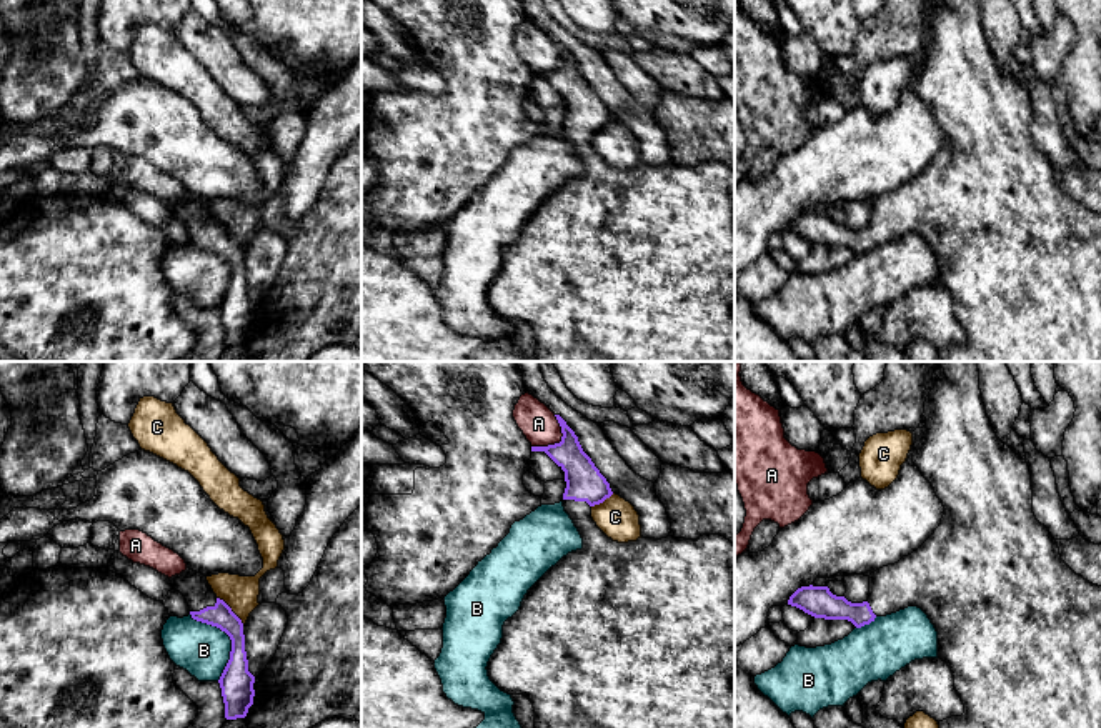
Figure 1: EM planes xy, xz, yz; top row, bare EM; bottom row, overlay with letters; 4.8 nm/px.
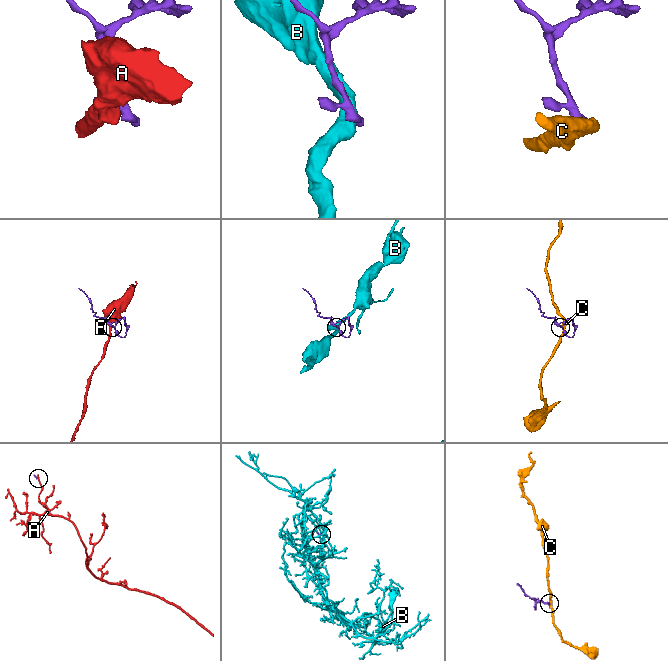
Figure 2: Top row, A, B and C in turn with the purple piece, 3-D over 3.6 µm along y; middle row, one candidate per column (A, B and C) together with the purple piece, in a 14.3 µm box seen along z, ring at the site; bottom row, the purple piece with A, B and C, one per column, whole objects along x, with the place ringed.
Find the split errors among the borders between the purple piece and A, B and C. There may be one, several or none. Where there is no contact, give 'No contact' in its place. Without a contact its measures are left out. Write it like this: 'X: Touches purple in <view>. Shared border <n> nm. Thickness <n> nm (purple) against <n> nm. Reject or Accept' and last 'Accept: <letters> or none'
A: Touches purple in xz. Shared border 200 nm. Thickness 180 nm (purple) against 180 nm. Reject
B: Touches purple in xy. Shared border 360 nm. Thickness 160 nm (purple) against 260 nm. Reject
C: Touches purple in xy. Shared border 190 nm. Thickness 120 nm (purple) against 170 nm. Reject
Accept: none

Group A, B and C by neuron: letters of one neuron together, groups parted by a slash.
A / B / C

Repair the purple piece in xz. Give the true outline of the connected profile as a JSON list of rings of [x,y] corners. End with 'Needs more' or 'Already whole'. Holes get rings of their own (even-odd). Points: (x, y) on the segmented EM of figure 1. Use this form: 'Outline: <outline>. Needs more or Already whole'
Outline: [[[560,415],[555,416],[561,426],[561,441],[531,446],[531,451],[545,451],[565,471],[563,506],[583,538],[583,548],[568,553],[551,566],[528,590],[520,610],[505,621],[501,643],[486,666],[490,680],[501,691],[523,695],[533,703],[535,728],[735,728],[735,688],[731,686],[735,678],[735,545],[721,535],[703,535],[696,540],[641,536],[628,543],[608,538],[593,521],[591,508],[613,495],[610,483],[583,451],[575,431]]]. Needs more

